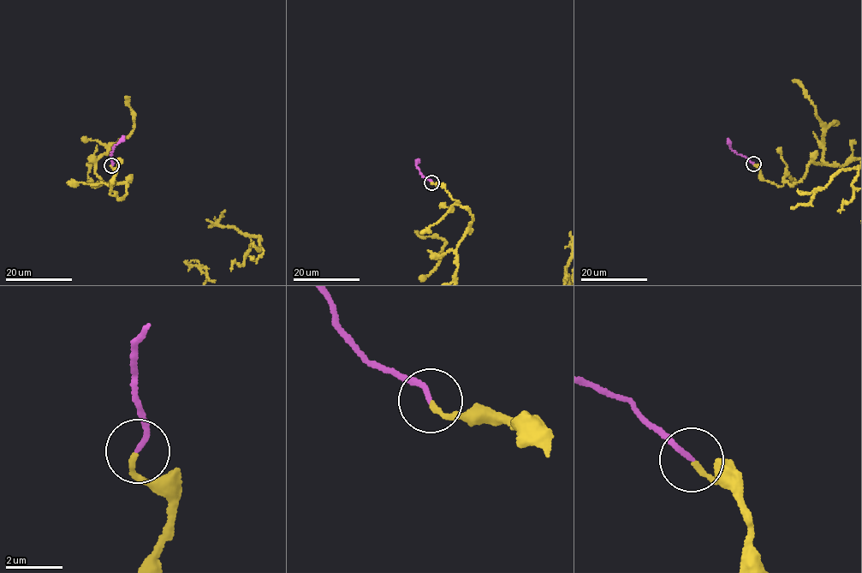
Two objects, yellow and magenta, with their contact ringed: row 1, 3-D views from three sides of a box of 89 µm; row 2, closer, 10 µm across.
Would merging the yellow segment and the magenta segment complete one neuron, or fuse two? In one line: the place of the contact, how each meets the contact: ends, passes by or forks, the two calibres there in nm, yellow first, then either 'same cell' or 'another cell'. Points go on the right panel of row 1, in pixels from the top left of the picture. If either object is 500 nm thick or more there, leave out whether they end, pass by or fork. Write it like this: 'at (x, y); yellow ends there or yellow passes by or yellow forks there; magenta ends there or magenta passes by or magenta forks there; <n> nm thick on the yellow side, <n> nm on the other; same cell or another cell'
at (753, 164); yellow ends there; magenta ends there; 170 nm thick on the yellow side, 170 nm on the other; same cell

